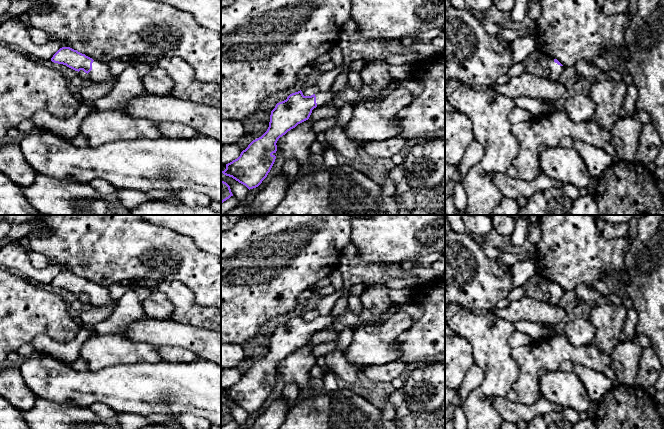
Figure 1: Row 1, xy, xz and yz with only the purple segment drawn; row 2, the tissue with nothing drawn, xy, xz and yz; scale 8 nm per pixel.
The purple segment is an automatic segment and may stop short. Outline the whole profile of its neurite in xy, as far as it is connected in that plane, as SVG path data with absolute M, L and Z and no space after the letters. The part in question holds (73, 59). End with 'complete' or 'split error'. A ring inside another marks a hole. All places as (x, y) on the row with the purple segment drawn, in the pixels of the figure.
M70 47L60 48L53 55L51 61L66 65L78 72L83 70L88 74L92 81L109 81L115 85L118 78L118 76L114 76L110 72L108 63L93 60L85 54L82 54Z; split error

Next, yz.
M546 58L545 68L550 80L558 81L565 67L557 59Z; split error

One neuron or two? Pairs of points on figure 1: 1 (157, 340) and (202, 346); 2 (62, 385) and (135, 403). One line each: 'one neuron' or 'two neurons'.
1: one neuron
2: one neuron

